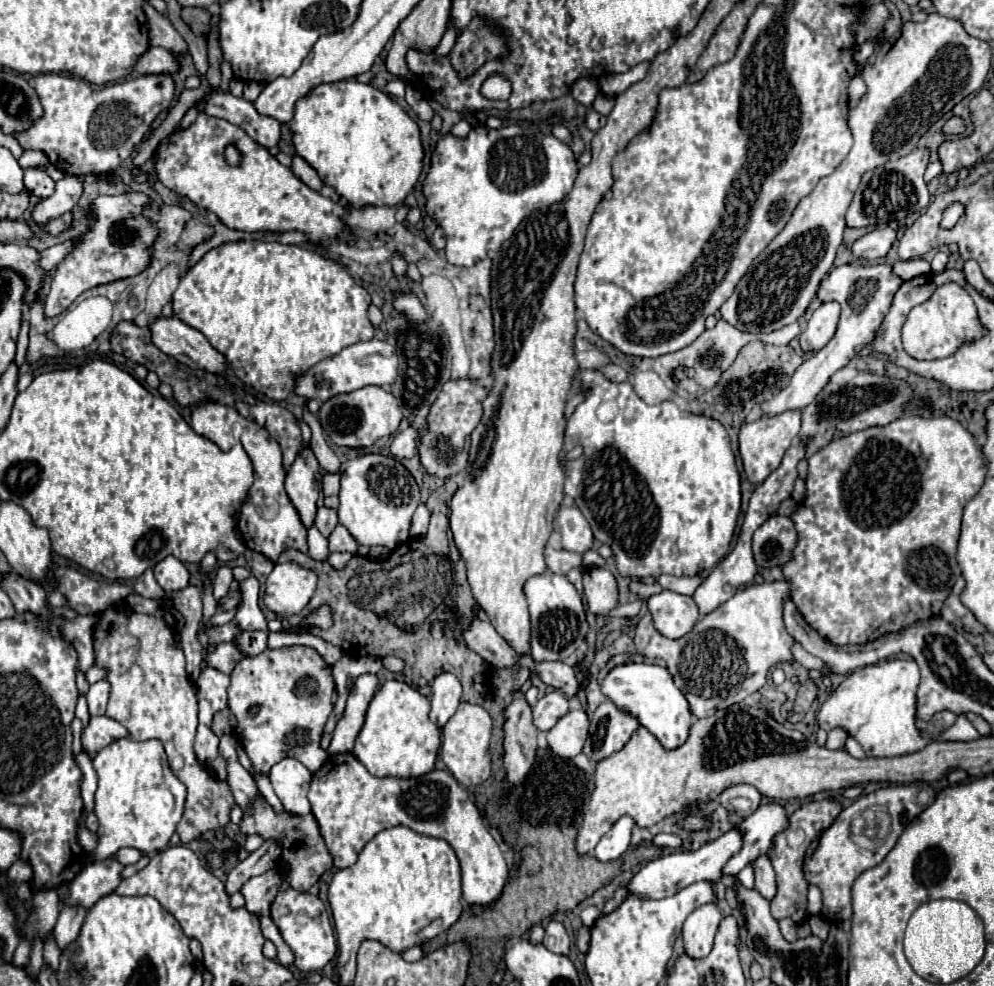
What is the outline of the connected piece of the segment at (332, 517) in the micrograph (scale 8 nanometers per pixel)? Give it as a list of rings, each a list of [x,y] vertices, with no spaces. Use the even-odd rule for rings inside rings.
[[[321,507],[317,511],[317,517],[315,517],[315,527],[321,531],[321,535],[329,537],[335,525],[337,525],[337,511],[335,509],[327,509],[327,507]]]

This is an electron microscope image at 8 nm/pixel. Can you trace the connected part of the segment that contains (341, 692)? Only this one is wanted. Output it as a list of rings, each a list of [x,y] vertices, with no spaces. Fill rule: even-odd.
[[[343,655],[335,665],[333,665],[333,679],[335,679],[335,685],[337,685],[337,701],[335,701],[335,707],[329,715],[329,721],[325,723],[325,729],[323,729],[324,735],[331,735],[337,721],[341,719],[343,715],[343,709],[345,709],[345,701],[347,701],[347,695],[349,695],[349,689],[353,687],[355,679],[363,673],[377,673],[381,671],[383,665],[381,665],[381,659],[375,659],[375,657],[351,657],[351,655]]]

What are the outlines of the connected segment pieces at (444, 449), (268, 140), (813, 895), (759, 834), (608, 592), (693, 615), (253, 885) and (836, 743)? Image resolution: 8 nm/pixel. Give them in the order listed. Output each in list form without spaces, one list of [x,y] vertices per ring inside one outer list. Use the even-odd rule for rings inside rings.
[[[469,377],[447,381],[441,387],[435,403],[429,407],[427,427],[419,435],[417,451],[425,473],[435,475],[439,479],[447,479],[465,469],[467,457],[469,457],[469,439],[473,429],[481,421],[481,415],[483,415],[481,403],[485,395],[489,395],[489,389],[477,387],[477,383],[473,383],[473,379]]]
[[[215,93],[205,101],[205,113],[211,117],[227,119],[241,127],[253,141],[267,149],[278,145],[281,139],[281,123],[273,117],[259,115],[253,103],[233,97],[231,93]]]
[[[809,885],[807,893],[807,911],[808,915],[816,915],[821,911],[821,905],[823,905],[823,895],[819,891],[819,887],[815,885]]]
[[[765,803],[759,809],[739,823],[743,831],[743,847],[741,851],[729,859],[723,873],[737,875],[745,865],[755,861],[759,855],[765,855],[773,843],[773,837],[789,827],[789,817],[783,805],[779,803]]]
[[[601,567],[587,569],[583,573],[583,587],[585,587],[585,601],[591,613],[603,615],[615,607],[613,601],[613,573]]]
[[[663,589],[647,599],[655,627],[669,639],[679,639],[699,621],[699,609],[691,597]]]
[[[269,869],[263,875],[251,877],[243,887],[241,893],[245,897],[245,909],[257,917],[269,915],[269,907],[281,889],[283,873],[279,869]]]
[[[833,729],[833,731],[827,733],[825,747],[829,747],[829,749],[845,749],[845,739],[847,739],[847,733],[843,729]]]

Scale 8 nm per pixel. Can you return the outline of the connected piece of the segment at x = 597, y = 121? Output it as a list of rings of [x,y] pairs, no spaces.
[[[587,109],[585,113],[585,125],[591,129],[591,131],[599,131],[603,125],[605,125],[605,117],[601,113],[597,113],[595,109]]]

